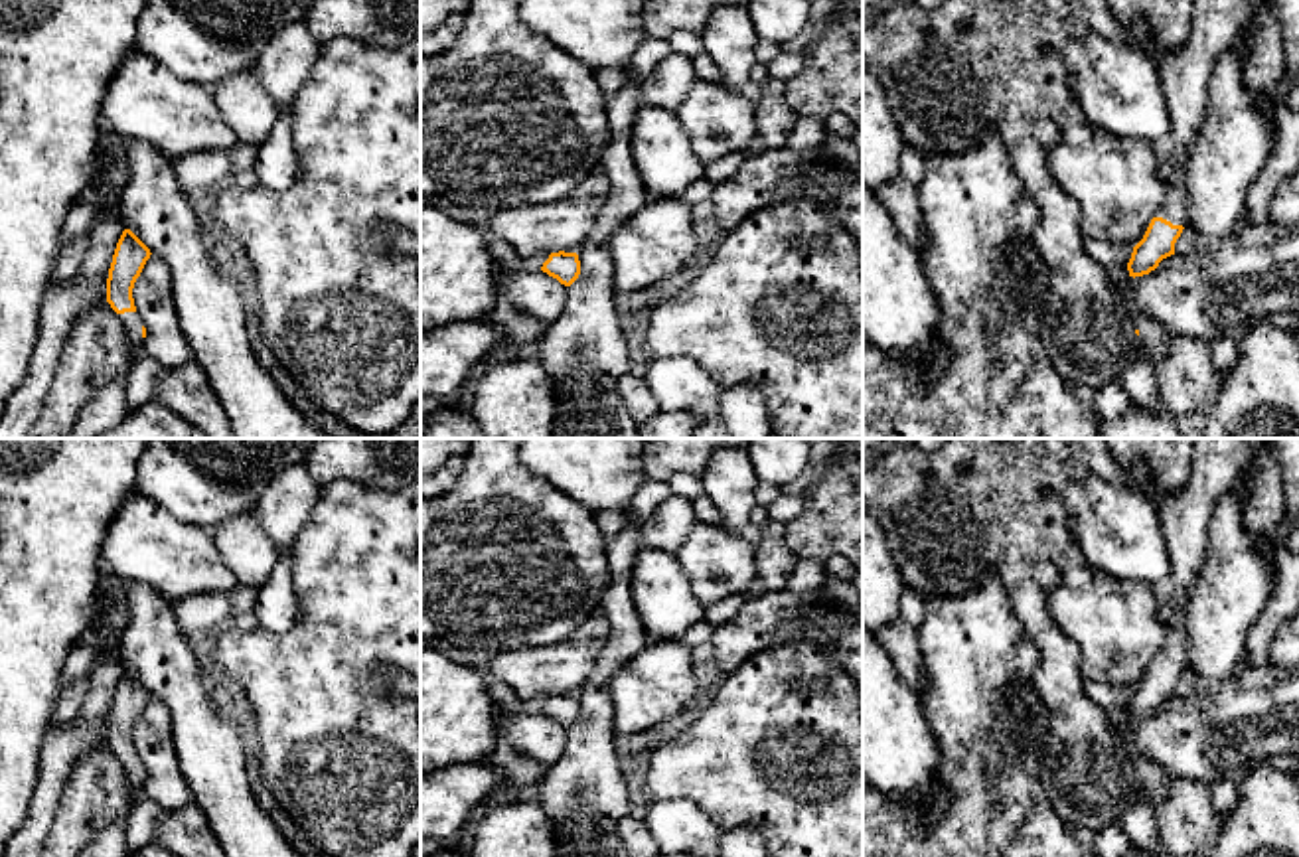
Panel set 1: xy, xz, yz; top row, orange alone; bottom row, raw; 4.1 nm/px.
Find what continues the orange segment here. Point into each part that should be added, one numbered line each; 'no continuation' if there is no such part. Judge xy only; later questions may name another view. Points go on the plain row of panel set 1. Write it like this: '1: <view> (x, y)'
1: xy (131, 763)

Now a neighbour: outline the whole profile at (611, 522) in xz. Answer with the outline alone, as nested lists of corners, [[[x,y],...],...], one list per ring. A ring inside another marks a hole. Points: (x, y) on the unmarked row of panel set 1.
[[[600,509],[594,513],[596,525],[606,541],[610,541],[626,523],[626,513],[616,509]]]

